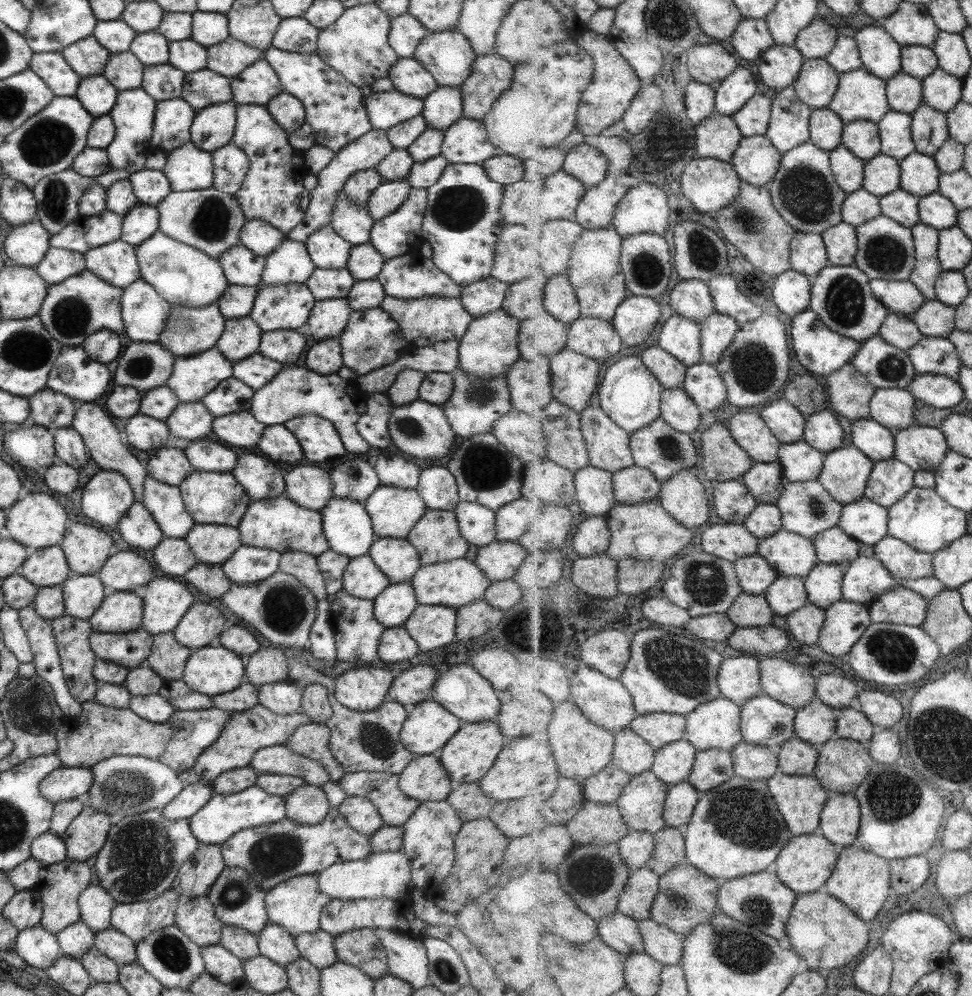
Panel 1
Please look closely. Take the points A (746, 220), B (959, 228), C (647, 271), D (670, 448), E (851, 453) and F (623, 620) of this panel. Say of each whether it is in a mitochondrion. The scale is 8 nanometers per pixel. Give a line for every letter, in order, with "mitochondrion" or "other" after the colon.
A: mitochondrion
B: other
C: mitochondrion
D: mitochondrion
E: other
F: other

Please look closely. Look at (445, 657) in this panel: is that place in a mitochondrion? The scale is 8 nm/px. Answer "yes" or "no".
no

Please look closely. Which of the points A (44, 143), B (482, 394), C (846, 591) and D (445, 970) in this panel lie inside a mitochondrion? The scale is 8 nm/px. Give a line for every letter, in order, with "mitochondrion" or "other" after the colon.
A: mitochondrion
B: mitochondrion
C: other
D: mitochondrion

